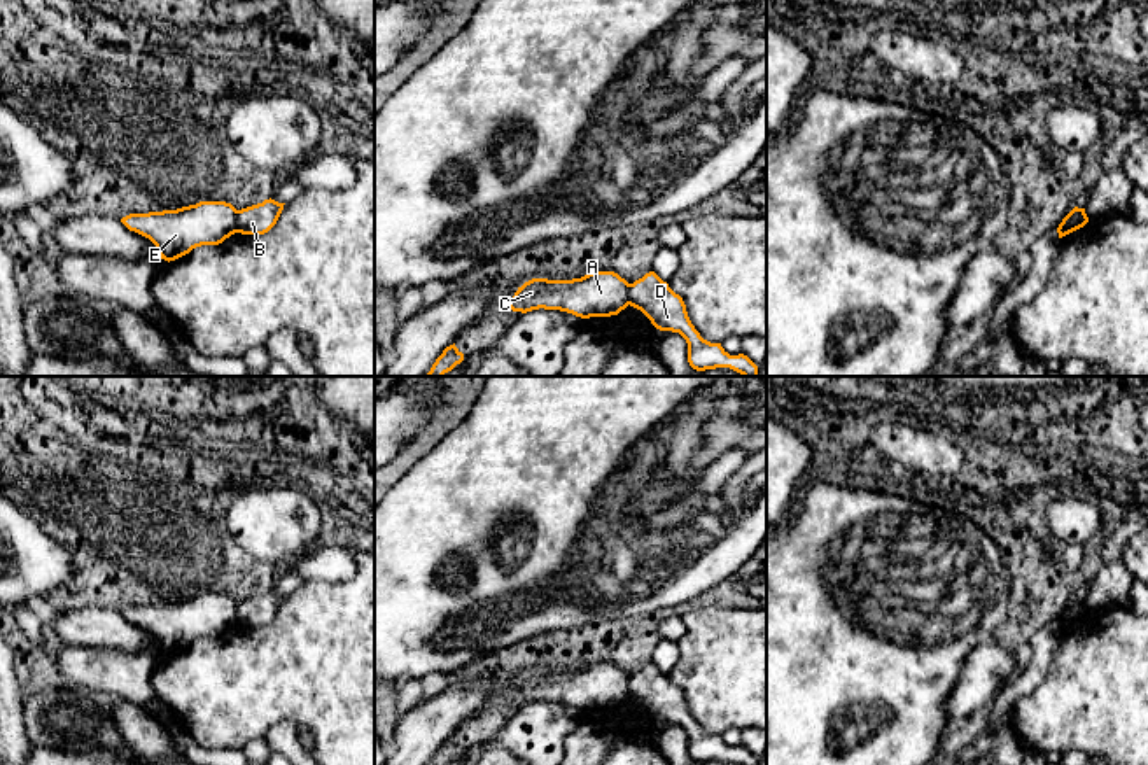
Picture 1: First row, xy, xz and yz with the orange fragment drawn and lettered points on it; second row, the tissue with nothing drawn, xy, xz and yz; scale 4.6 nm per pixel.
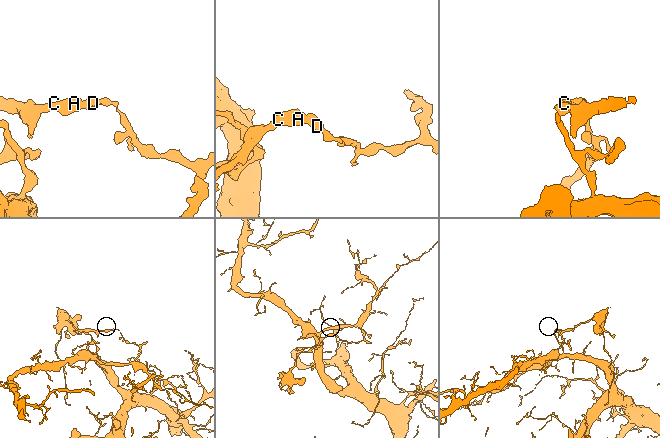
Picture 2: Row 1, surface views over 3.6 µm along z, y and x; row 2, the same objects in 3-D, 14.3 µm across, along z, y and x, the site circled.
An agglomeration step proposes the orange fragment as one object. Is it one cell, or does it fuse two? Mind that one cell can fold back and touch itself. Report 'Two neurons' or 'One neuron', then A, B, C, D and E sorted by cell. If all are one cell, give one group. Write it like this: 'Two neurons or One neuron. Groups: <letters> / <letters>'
Two neurons. Groups: A C E / B D

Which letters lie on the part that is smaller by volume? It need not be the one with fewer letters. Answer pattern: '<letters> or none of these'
A, C, E

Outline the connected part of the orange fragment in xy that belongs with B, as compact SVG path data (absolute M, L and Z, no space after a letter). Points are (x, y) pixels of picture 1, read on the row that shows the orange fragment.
M264 200L262 203L238 210L236 233L242 235L264 235L278 221L285 203Z

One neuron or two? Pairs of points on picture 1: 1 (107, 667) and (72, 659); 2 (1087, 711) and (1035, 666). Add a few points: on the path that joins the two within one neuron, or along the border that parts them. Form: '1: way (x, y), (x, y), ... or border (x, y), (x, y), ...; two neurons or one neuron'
1: way (98, 667), (81, 666); one neuron
2: border (1059, 636), (1047, 676), (1015, 702); two neurons

